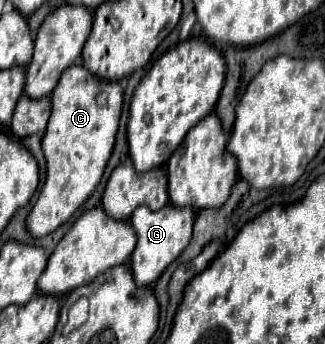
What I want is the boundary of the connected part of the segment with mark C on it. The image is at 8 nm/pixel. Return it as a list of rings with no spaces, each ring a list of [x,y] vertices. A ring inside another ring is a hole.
[[[74,64],[58,80],[52,92],[52,116],[42,138],[46,156],[46,182],[38,202],[26,218],[26,230],[34,238],[42,238],[62,226],[96,190],[104,168],[112,156],[116,130],[122,112],[122,86],[114,80],[100,80],[82,64]],[[108,92],[108,102],[100,106],[96,96]]]

